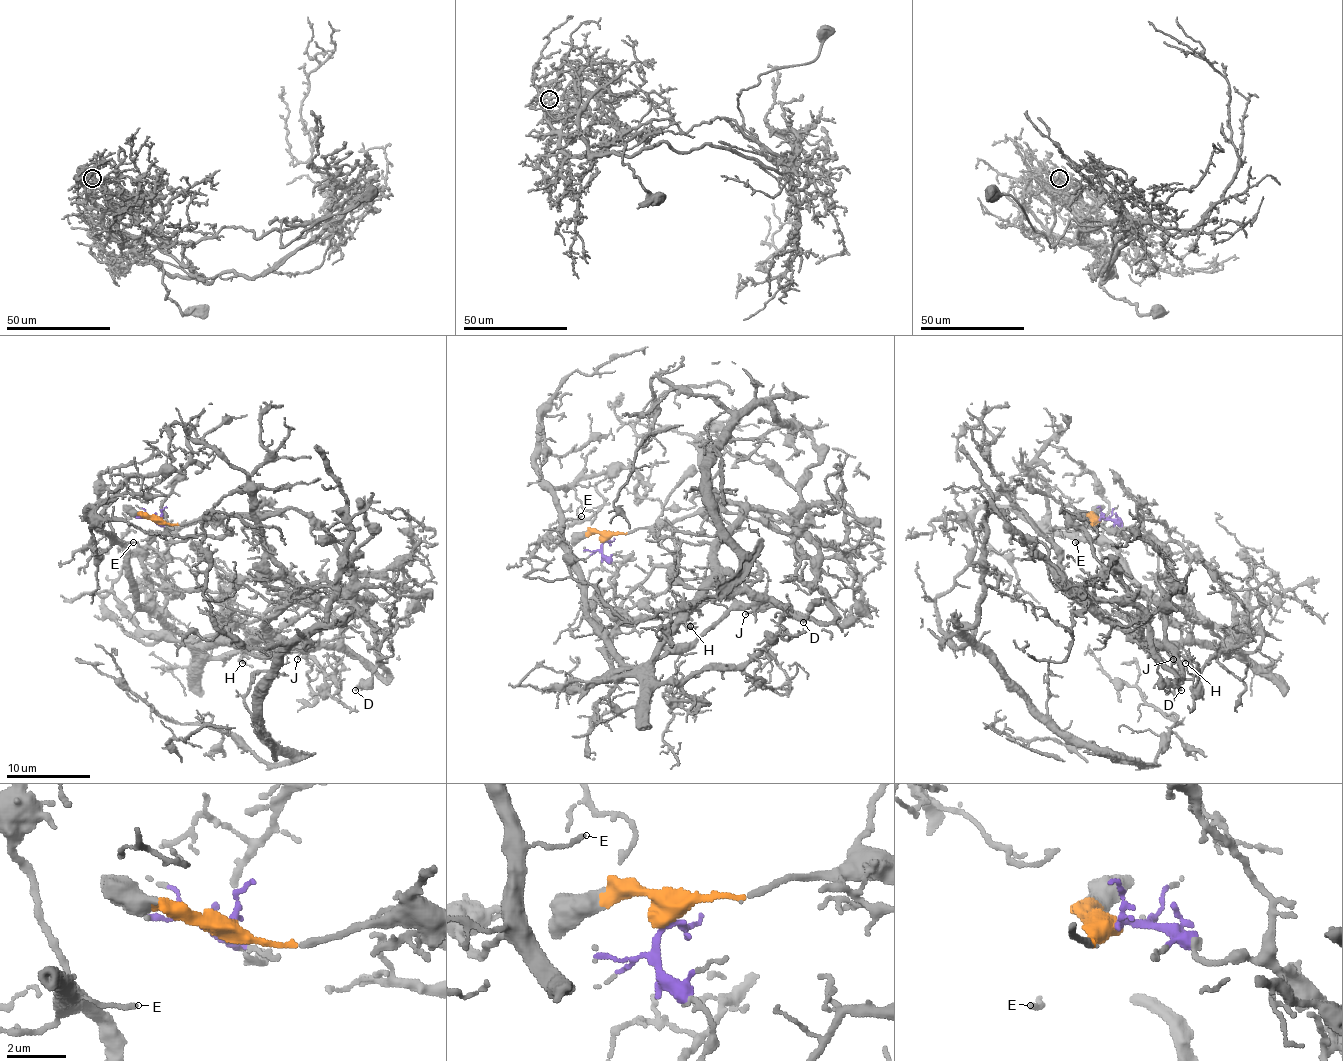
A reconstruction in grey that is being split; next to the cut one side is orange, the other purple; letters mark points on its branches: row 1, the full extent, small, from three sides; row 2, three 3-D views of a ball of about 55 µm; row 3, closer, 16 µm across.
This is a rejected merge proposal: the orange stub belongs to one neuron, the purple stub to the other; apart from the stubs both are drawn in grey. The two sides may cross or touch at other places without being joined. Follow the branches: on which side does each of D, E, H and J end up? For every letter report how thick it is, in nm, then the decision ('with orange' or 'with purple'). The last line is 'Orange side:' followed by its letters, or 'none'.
D: calibre 280 nm; with orange
E: calibre 130 nm; with purple
H: calibre 90 nm; with purple
J: calibre 150 nm; with orange
Orange side: D, J

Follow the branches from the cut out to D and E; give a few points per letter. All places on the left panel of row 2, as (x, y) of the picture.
D: (157, 519), (184, 523), (299, 509), (307, 513), (339, 553), (366, 576), (376, 670), (355, 690)
E: (157, 519), (169, 530), (146, 544), (149, 607), (140, 607), (128, 550), (115, 540), (134, 542)

